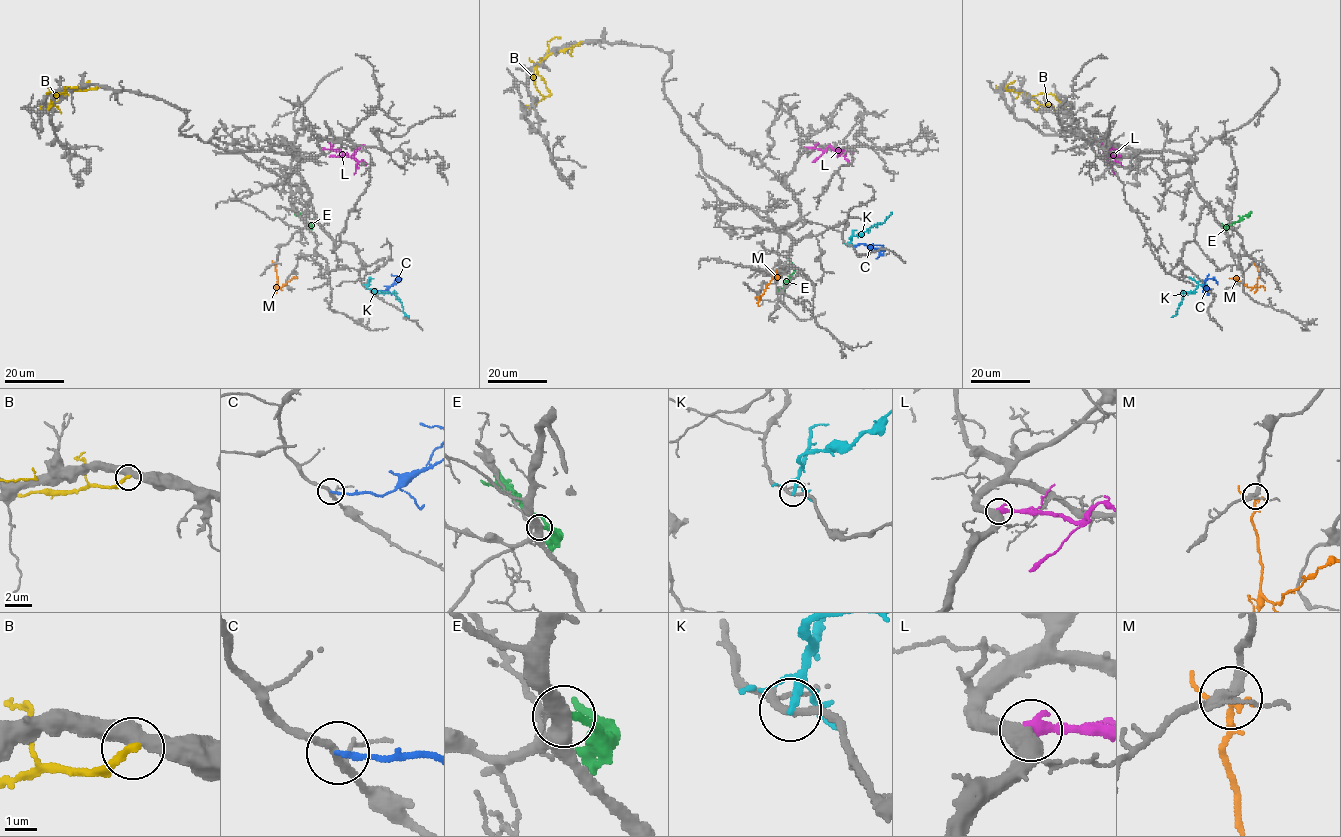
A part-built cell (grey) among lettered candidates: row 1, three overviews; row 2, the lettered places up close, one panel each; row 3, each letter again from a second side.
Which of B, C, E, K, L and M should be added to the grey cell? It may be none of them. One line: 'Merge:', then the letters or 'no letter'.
Merge: M

